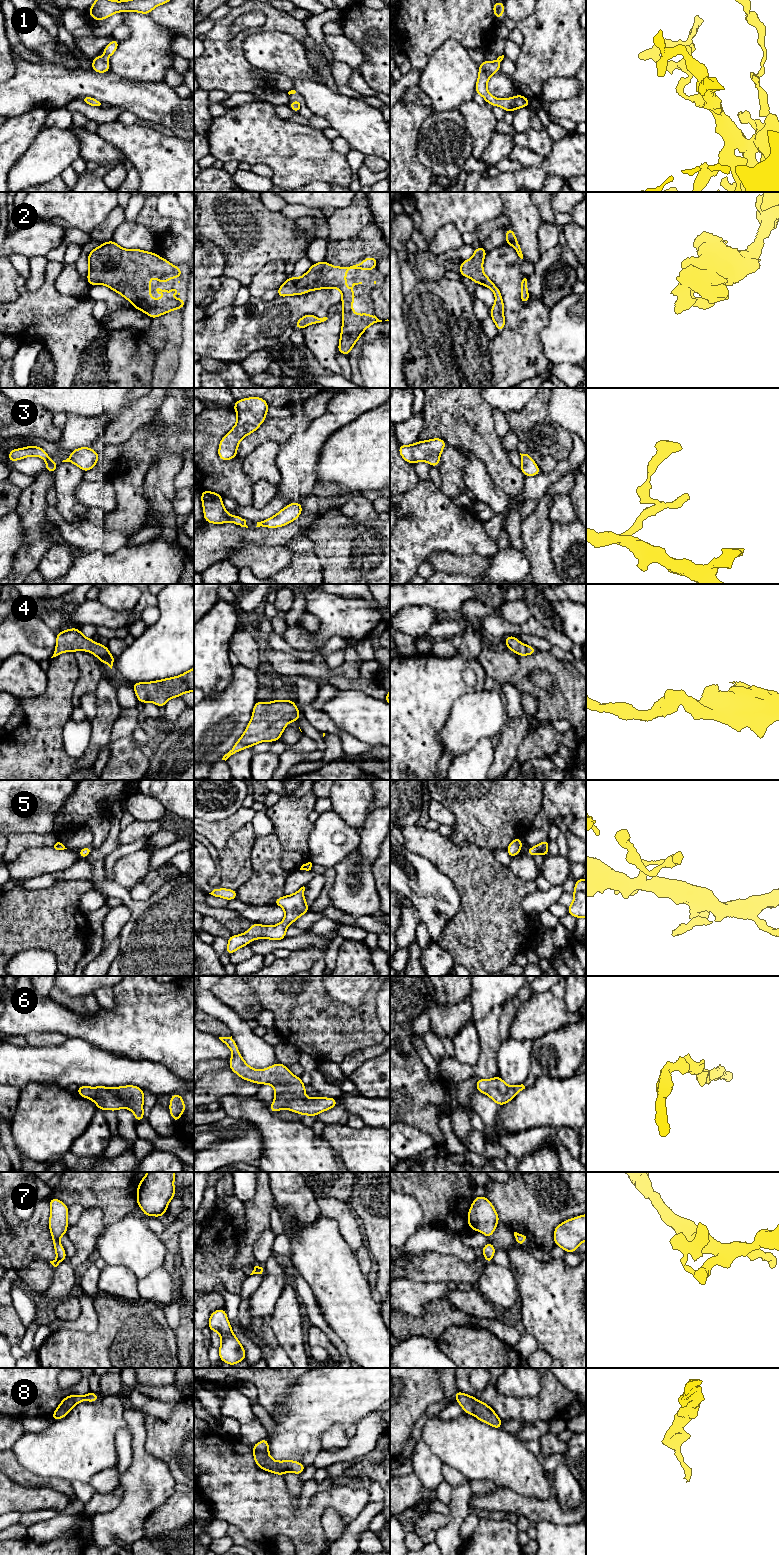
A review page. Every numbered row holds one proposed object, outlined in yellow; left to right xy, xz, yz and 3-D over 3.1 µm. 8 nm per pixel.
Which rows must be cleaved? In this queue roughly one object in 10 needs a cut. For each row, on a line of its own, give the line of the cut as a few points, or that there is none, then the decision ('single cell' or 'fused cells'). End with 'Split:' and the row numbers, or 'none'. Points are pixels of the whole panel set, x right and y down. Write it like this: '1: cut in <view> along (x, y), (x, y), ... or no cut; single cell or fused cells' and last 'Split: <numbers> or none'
1: no cut; single cell
2: no cut; single cell
3: no cut; single cell
4: no cut; single cell
5: no cut; single cell
6: no cut; single cell
7: cut in yz along (491, 1258), (485, 1260); fused cells
8: no cut; single cell
Split: 7

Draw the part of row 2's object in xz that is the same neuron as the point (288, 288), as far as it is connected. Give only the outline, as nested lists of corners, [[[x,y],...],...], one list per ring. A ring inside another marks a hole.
[[[365,257],[363,263],[349,266],[335,267],[326,261],[312,264],[311,268],[300,278],[291,277],[278,288],[277,297],[292,295],[304,295],[309,290],[337,288],[342,293],[341,303],[342,328],[337,352],[349,355],[362,333],[372,324],[382,322],[375,315],[370,313],[355,314],[352,305],[355,293],[353,287],[359,283],[353,283],[351,289],[346,287],[347,270],[374,270],[378,258]]]

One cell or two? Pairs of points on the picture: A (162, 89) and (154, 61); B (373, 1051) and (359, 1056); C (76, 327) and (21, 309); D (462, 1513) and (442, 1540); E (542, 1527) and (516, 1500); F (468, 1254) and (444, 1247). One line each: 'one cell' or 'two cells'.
A: two cells
B: one cell
C: one cell
D: one cell
E: two cells
F: one cell

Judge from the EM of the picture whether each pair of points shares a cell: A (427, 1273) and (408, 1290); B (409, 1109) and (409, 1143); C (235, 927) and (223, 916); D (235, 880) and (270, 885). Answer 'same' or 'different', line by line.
A: different
B: different
C: same
D: different

